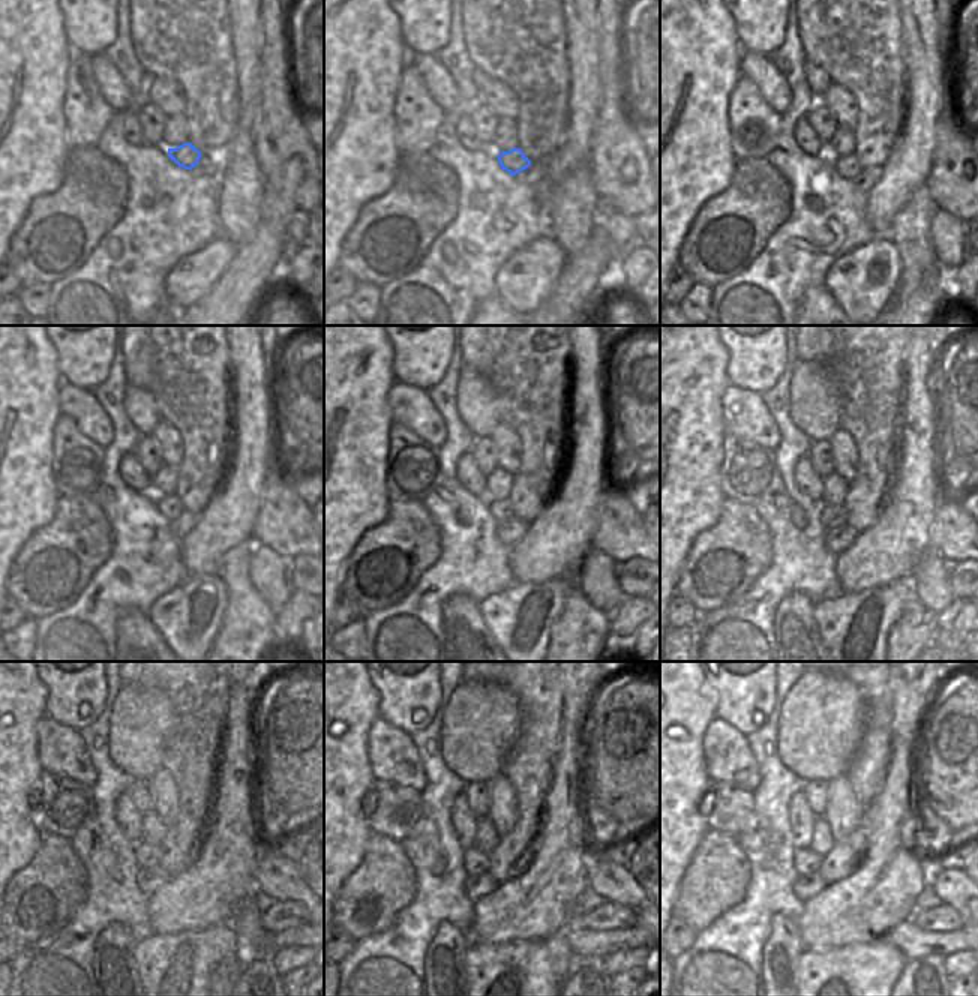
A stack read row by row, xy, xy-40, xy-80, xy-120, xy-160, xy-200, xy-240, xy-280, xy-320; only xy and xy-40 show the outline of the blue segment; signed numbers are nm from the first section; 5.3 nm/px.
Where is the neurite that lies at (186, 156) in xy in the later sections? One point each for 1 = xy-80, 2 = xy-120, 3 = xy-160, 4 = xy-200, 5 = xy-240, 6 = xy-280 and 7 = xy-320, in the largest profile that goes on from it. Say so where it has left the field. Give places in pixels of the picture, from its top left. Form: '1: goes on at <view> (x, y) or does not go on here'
1: goes on at xy-80 (848, 167)
2: goes on at xy-120 (170, 506)
3: goes on at xy-160 (501, 510)
4: goes on at xy-200 (831, 516)
5: goes on at xy-240 (147, 855)
6: goes on at xy-280 (474, 861)
7: goes on at xy-320 (806, 861)

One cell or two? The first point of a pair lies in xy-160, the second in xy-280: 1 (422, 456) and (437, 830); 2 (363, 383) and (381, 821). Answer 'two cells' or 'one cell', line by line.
1: two cells
2: two cells

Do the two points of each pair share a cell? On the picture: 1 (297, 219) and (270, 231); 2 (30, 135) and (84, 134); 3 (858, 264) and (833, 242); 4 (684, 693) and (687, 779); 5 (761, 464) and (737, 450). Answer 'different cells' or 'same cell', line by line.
1: different cells
2: different cells
3: different cells
4: same cell
5: same cell

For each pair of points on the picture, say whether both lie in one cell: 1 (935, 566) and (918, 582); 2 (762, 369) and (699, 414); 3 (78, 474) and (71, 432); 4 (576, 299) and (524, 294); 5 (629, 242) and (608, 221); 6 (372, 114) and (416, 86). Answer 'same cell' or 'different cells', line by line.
1: same cell
2: different cells
3: same cell
4: different cells
5: same cell
6: different cells

